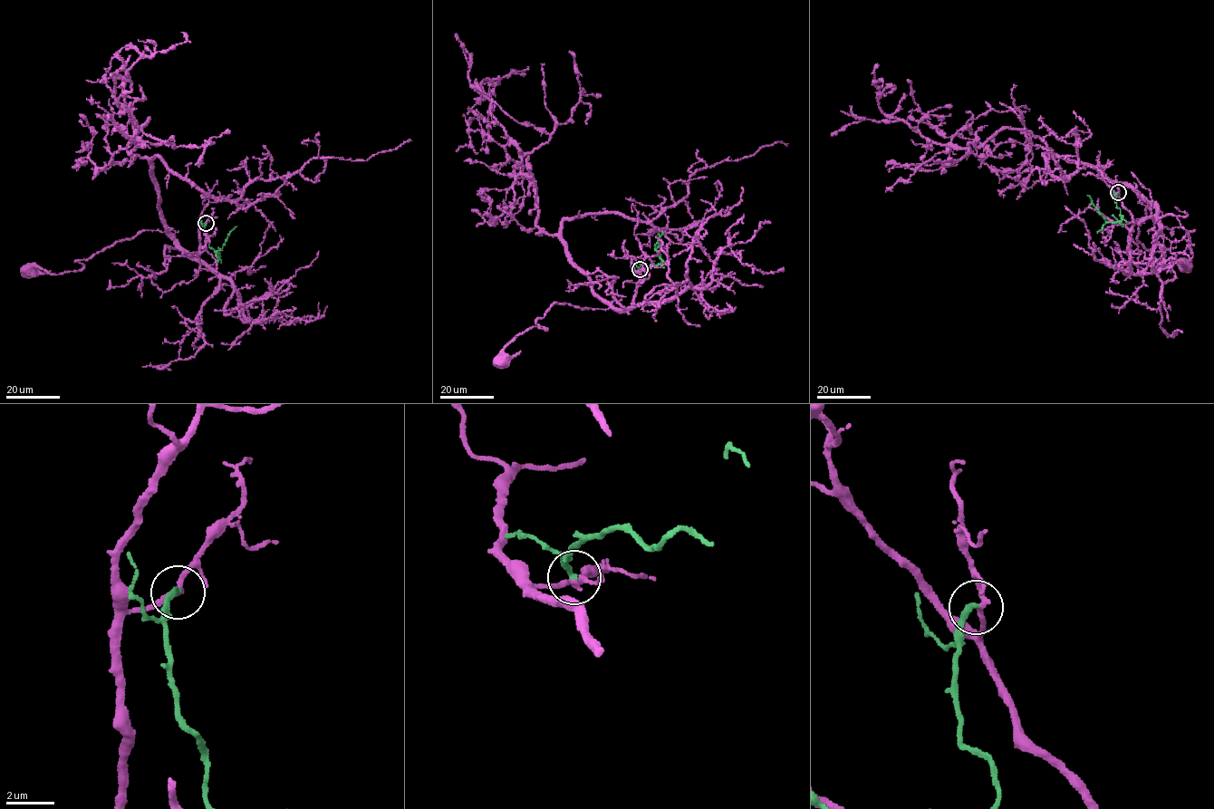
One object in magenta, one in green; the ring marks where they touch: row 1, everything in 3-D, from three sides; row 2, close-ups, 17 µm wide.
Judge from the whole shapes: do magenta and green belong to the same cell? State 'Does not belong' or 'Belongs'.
Does not belong

